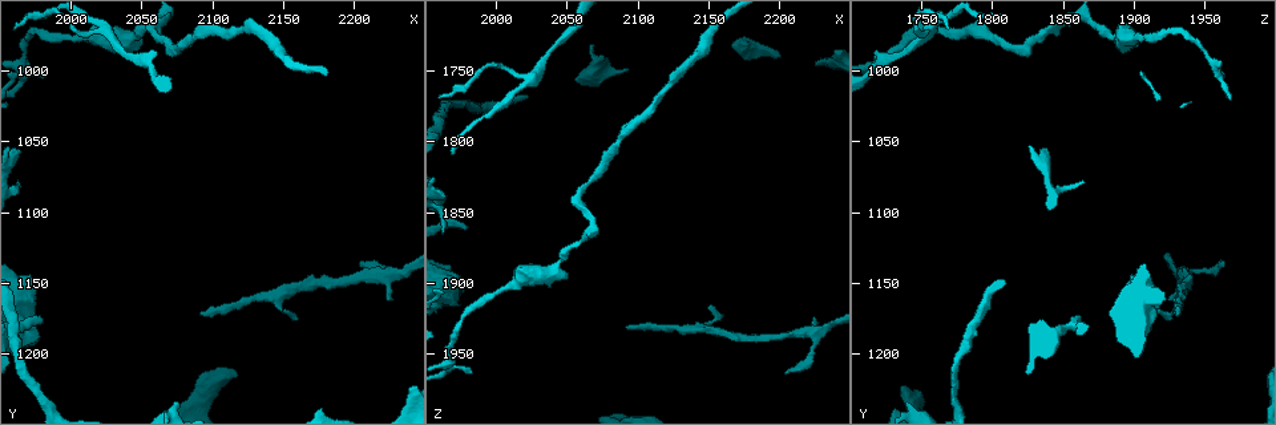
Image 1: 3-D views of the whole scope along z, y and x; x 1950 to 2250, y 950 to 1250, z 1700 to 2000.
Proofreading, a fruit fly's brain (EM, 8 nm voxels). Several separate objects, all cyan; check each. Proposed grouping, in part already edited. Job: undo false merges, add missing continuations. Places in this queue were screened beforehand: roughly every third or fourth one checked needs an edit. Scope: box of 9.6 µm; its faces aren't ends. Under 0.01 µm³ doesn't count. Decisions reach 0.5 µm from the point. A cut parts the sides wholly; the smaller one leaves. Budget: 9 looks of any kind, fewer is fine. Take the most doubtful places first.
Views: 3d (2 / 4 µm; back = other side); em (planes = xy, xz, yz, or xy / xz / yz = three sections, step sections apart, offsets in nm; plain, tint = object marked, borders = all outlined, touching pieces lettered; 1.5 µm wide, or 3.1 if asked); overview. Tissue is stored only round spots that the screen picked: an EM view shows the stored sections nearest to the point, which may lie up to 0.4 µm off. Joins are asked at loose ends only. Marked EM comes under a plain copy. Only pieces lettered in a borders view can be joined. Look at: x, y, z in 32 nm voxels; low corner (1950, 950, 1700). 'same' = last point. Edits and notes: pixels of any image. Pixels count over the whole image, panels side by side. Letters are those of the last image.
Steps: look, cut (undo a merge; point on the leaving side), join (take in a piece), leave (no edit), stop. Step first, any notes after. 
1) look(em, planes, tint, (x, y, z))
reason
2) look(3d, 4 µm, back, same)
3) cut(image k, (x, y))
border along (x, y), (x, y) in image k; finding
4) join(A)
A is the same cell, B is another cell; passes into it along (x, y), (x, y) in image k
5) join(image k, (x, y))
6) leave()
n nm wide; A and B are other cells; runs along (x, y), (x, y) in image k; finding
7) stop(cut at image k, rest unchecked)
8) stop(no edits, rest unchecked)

look(3d, 2 µm, back, (2092, 1172, 1932))
free end

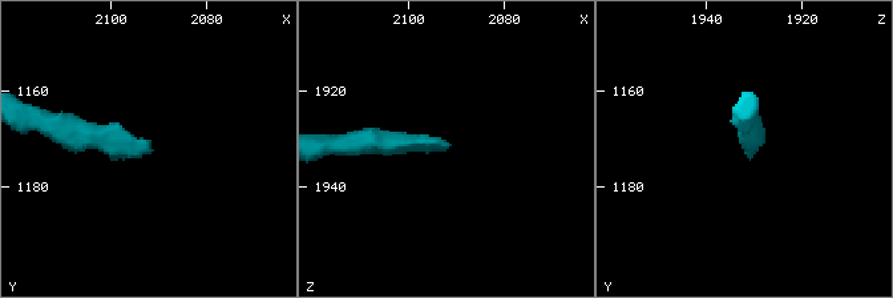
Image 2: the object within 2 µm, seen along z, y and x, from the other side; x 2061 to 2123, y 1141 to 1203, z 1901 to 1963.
look(em, planes, borders, (2091, 1173, 1932))
now the EM

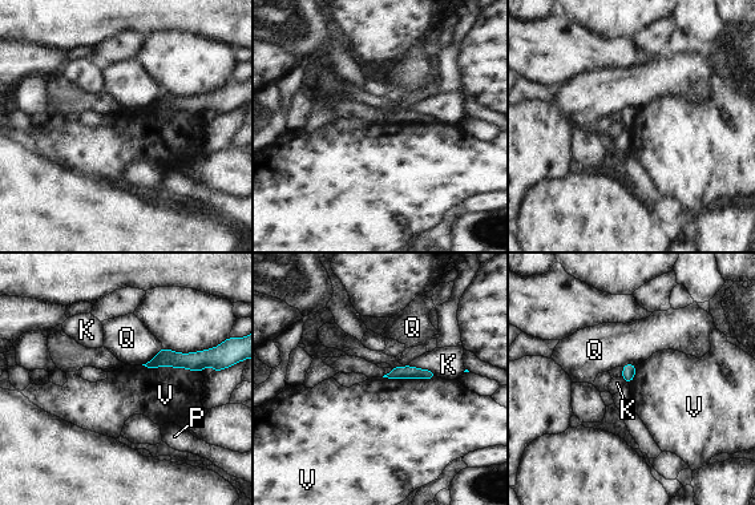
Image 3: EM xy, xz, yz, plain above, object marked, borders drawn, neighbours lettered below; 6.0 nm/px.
leave()
K, P, Q and V are other cells; runs along (202, 360), (157, 360), (150, 364) in image 3; none of them fits

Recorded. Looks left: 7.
look(3d, 4 µm, (1980, 1178, 1862))
branch stops here

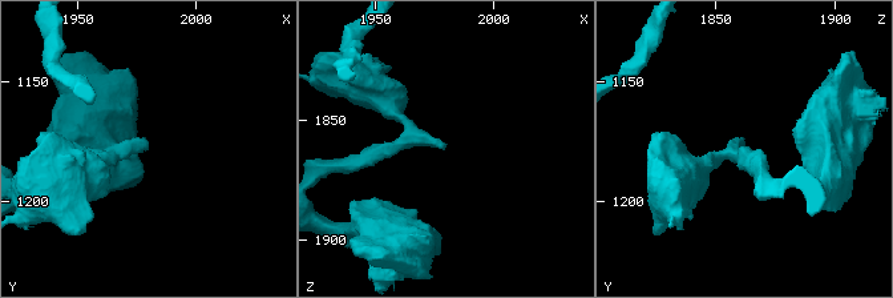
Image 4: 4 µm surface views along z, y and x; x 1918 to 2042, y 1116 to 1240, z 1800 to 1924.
look(em, xz, step 8, borders, (1979, 1177, 1863))
shape alone is not enough

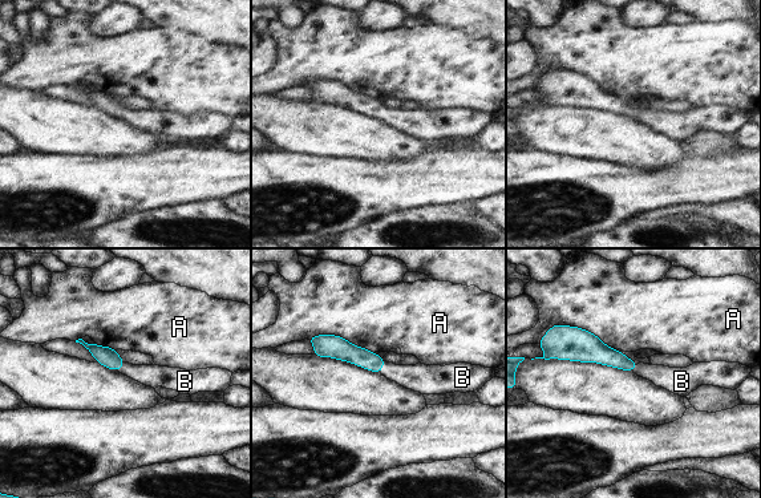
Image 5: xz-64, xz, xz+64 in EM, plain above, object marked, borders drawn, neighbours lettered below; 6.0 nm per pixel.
look(em, planes, borders, same)

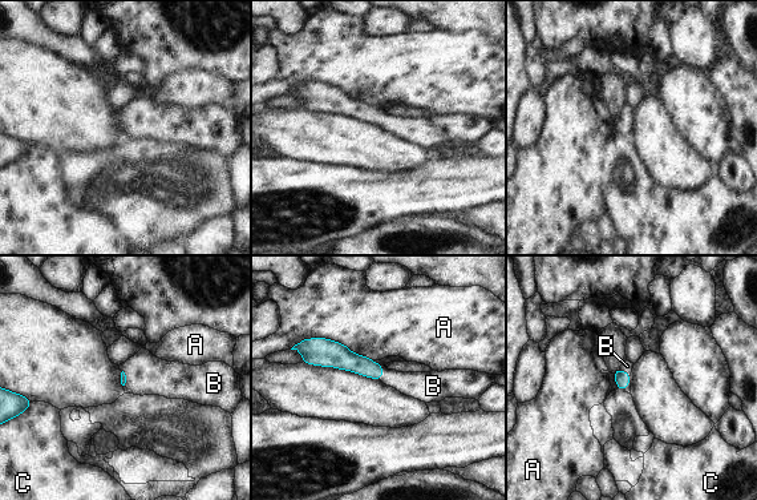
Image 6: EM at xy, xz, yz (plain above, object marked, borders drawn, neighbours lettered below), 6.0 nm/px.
join(B)
B is the same cell, A and C are other cells; passes into it along (344, 359), (383, 373), (421, 386) in image 6; the neuron continues

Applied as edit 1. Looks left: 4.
look(3d, 4 µm, (1984, 1006, 1964))
thin end

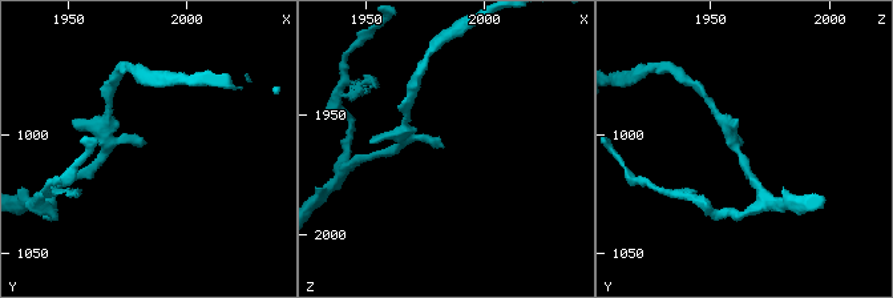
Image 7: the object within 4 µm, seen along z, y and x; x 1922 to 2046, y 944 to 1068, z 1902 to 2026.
look(em, planes, borders, (1982, 1004, 1964))

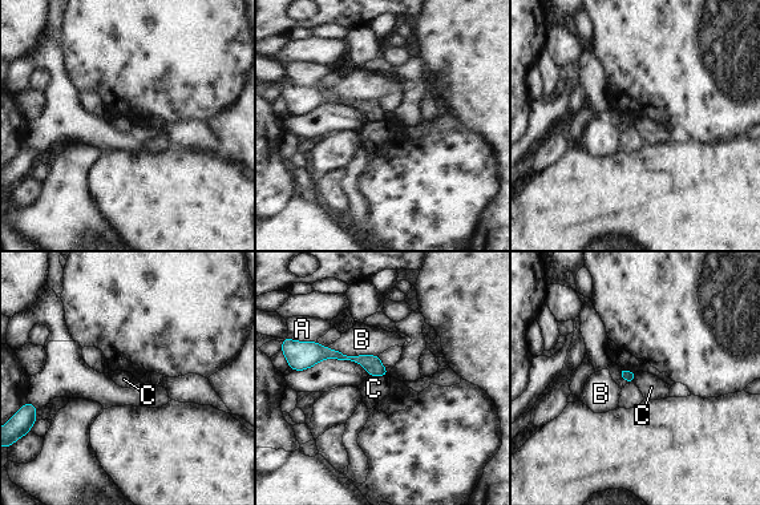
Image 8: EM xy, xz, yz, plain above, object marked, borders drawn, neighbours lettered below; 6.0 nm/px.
leave()
A, B and C are other cells; runs along (304, 364), (336, 354), (383, 372) in image 8; none of them fits

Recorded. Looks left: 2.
stop(join at image 6, rest unchecked)

